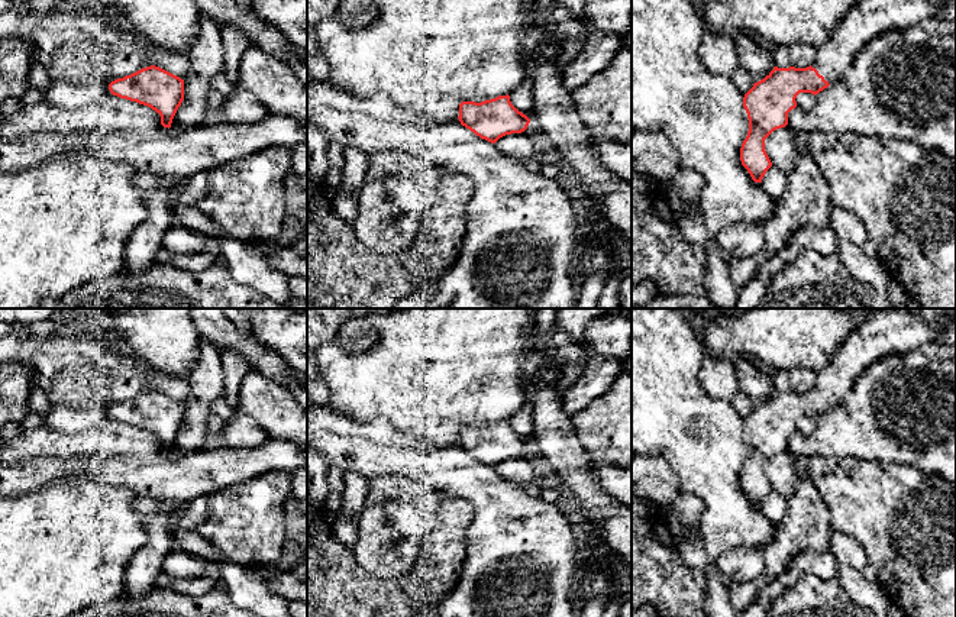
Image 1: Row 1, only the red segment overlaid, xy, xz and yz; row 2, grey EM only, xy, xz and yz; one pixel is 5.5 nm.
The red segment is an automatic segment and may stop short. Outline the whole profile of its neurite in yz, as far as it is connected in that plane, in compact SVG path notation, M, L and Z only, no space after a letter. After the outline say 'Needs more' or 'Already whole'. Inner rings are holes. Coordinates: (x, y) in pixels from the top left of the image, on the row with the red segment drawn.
M859 0L840 20L829 41L817 46L807 68L773 70L743 97L749 132L740 148L742 165L755 182L762 182L772 167L765 139L788 125L788 113L797 107L800 93L818 94L837 83L856 54L879 35L905 29L927 17L937 17L940 3L931 0Z. Needs more

